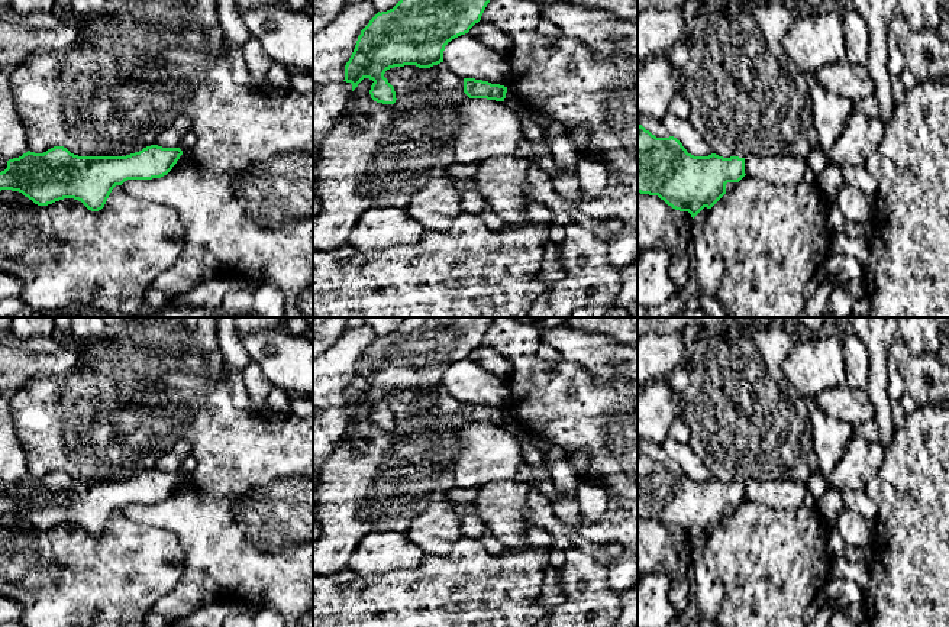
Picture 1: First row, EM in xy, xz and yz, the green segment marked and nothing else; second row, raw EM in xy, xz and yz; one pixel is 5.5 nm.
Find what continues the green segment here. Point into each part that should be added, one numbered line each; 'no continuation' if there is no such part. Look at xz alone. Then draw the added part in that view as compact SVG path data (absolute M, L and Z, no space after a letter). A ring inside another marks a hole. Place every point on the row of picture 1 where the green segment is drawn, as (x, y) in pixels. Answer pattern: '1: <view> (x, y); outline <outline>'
no continuation

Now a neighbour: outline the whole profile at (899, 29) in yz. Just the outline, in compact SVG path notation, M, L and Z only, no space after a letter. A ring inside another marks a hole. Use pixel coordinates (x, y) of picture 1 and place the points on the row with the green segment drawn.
M897 9L887 33L888 71L891 77L900 75L906 68L904 48L910 32L906 19Z

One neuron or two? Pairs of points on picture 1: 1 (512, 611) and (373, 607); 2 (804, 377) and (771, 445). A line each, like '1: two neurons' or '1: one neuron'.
1: one neuron
2: two neurons

